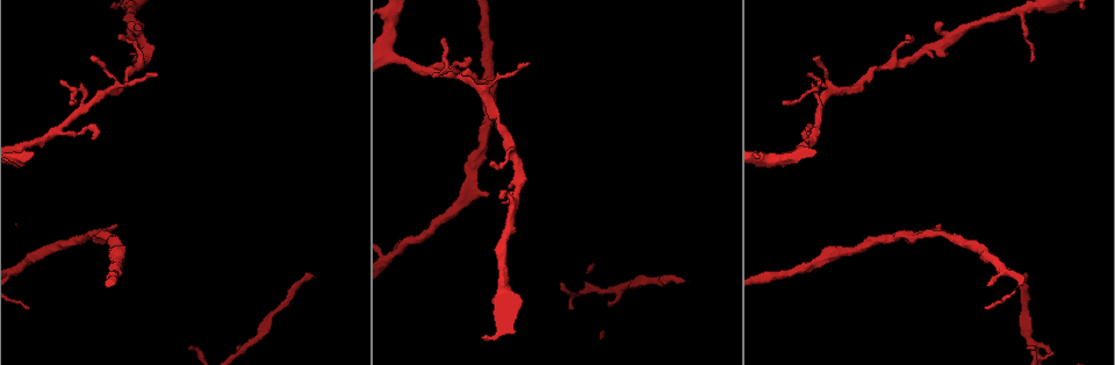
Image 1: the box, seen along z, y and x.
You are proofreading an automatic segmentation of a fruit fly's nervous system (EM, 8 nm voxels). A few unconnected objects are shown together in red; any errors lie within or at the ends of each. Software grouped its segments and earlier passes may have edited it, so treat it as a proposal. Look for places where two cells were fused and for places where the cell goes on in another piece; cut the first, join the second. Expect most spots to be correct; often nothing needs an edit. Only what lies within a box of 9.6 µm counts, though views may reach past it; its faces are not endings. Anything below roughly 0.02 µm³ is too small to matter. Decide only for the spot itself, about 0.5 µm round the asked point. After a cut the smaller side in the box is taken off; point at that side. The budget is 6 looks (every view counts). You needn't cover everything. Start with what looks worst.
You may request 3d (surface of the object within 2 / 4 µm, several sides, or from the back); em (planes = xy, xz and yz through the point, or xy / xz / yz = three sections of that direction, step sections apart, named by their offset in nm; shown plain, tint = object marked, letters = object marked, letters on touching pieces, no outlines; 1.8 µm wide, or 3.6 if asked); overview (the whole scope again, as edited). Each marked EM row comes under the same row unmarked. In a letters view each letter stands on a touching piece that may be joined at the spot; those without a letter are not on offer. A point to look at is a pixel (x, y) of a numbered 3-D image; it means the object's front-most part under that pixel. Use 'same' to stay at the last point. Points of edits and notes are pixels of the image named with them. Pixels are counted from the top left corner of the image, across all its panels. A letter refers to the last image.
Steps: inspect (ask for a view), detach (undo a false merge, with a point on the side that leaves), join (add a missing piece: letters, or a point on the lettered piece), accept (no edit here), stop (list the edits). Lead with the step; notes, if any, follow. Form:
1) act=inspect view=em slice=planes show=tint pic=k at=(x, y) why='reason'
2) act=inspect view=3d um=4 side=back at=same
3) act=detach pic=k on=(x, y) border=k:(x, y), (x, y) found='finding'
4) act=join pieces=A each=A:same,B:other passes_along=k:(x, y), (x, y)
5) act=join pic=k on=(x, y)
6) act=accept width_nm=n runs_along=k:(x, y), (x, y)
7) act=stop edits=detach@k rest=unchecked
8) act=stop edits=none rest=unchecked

act=inspect view=3d um=2 pic=1 at=(1024, 273) why='tapers out'

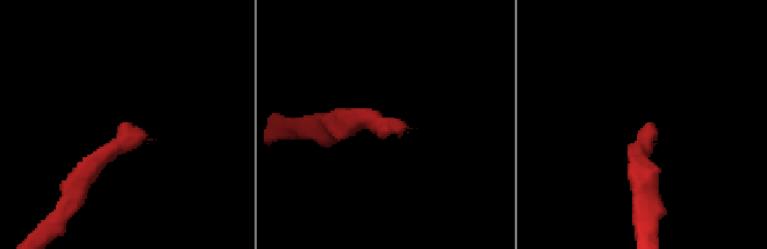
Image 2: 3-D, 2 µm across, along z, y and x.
act=inspect view=em slice=planes show=letters pic=2 at=(406, 127) why='shape alone is not enough'

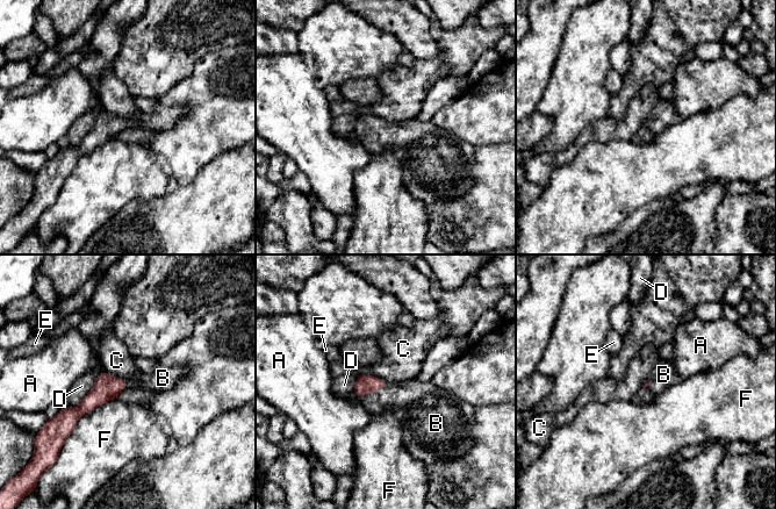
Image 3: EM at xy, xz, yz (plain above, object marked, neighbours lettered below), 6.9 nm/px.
act=join pic=3 on=(408, 400) each=A:other,B:same,C:other,D:other,E:other,F:other found='it goes on there'

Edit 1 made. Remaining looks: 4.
act=inspect view=em slice=planes show=tint pic=1 at=(501, 199) why='an open end'

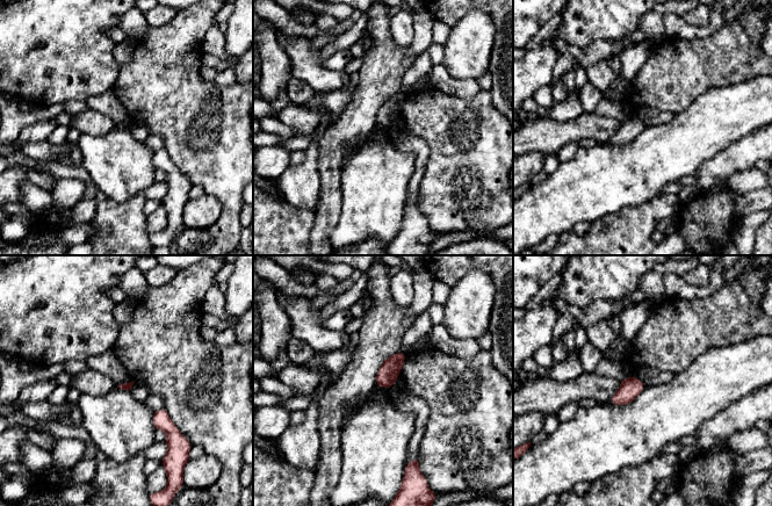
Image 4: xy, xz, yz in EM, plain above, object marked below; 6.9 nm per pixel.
act=inspect view=em slice=planes show=letters at=same why='what lies round it'

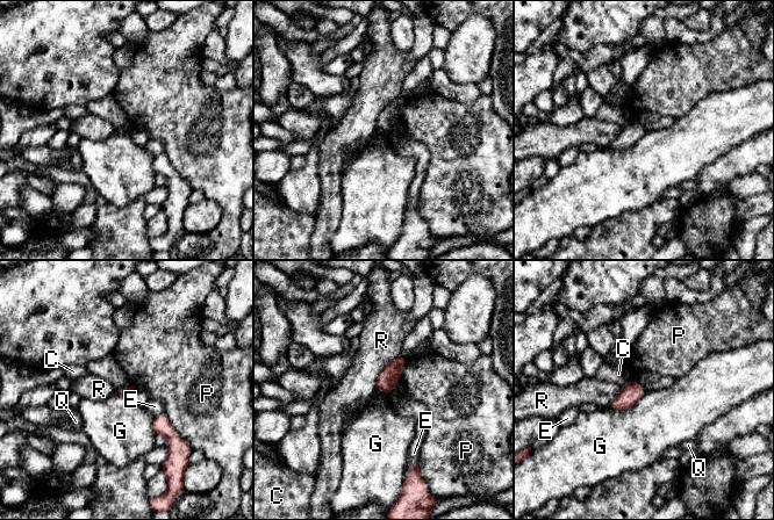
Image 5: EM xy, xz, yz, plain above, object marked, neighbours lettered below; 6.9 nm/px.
act=accept each=C:other,E:other,G:other,P:other,Q:other,R:other border=5:(646, 391), (631, 406), (611, 409) found='no lettered piece goes on from it'

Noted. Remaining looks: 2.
act=inspect view=3d um=2 pic=1 at=(805, 136) why='thin end'

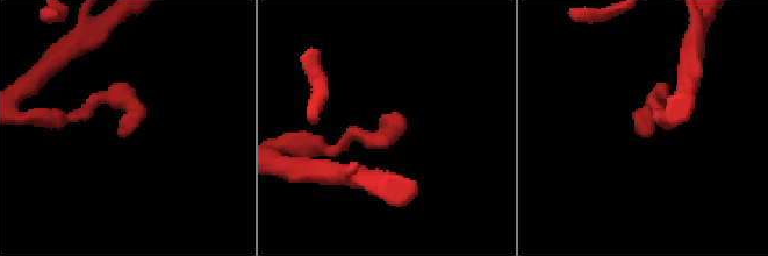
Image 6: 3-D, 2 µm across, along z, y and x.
act=inspect view=em slice=planes show=letters pic=6 at=(383, 118)

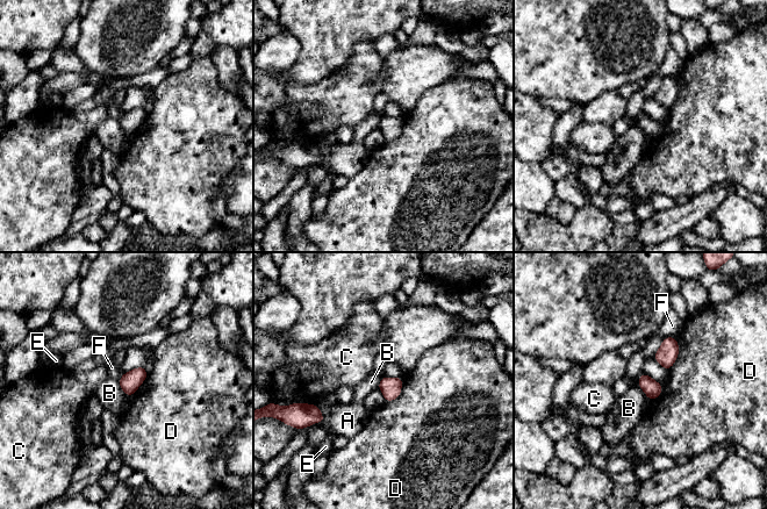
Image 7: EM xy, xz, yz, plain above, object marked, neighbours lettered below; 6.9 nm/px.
act=accept each=A:other,B:other,C:other,D:other,E:other,F:other border=7:(117, 380), (121, 389), (129, 396) found='none of them fits'

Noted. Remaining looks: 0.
act=stop edits=join@3 rest=unchecked

